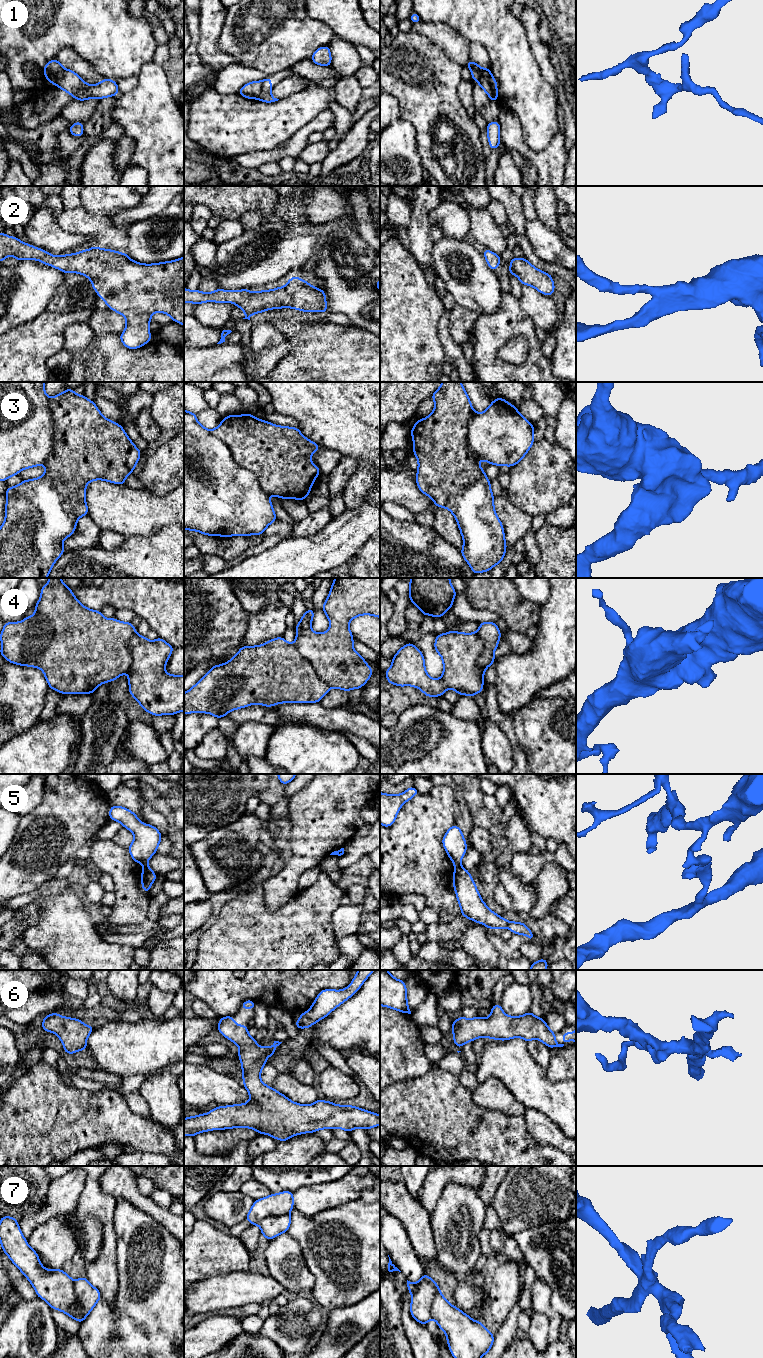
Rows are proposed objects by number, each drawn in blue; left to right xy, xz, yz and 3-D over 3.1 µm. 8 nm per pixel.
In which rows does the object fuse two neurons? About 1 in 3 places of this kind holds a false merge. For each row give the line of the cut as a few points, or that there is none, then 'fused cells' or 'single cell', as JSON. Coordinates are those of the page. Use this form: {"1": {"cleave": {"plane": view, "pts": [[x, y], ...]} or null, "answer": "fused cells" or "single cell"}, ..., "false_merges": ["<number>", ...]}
{"1": {"cleave": {"plane": "xz", "pts": [[262, 81], [260, 94], [256, 98]]}, "answer": "fused cells"}, "2": {"cleave": null, "answer": "single cell"}, "3": {"cleave": {"plane": "xz", "pts": [[209, 431], [228, 447], [240, 465], [256, 476], [267, 495]]}, "answer": "fused cells"}, "4": {"cleave": null, "answer": "single cell"}, "5": {"cleave": {"plane": "yz", "pts": [[455, 863], [459, 864]]}, "answer": "fused cells"}, "6": {"cleave": null, "answer": "single cell"}, "7": {"cleave": {"plane": "xy", "pts": [[72, 1281], [75, 1301], [69, 1313], [82, 1320]]}, "answer": "fused cells"}, "false_merges": ["1", "3", "5", "7"]}

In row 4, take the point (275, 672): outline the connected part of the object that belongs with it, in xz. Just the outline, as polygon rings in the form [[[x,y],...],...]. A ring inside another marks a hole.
[[[335,578],[323,607],[330,627],[324,633],[311,629],[314,609],[308,609],[296,625],[296,640],[288,643],[284,637],[276,637],[257,646],[243,646],[228,662],[214,665],[192,688],[184,693],[184,714],[208,713],[218,719],[229,712],[260,704],[272,707],[280,703],[317,703],[330,688],[344,691],[360,689],[372,676],[373,669],[353,647],[354,637],[349,629],[350,621],[361,615],[380,618],[380,578]]]

